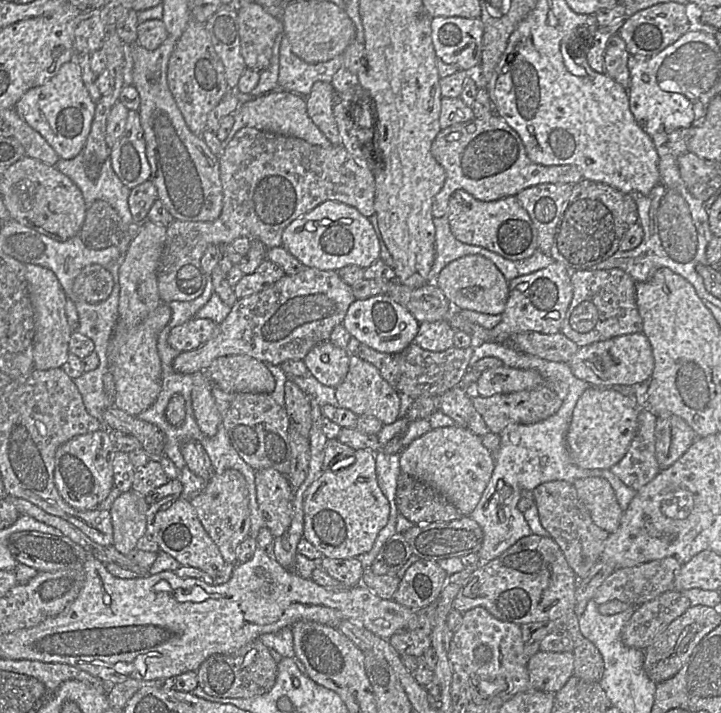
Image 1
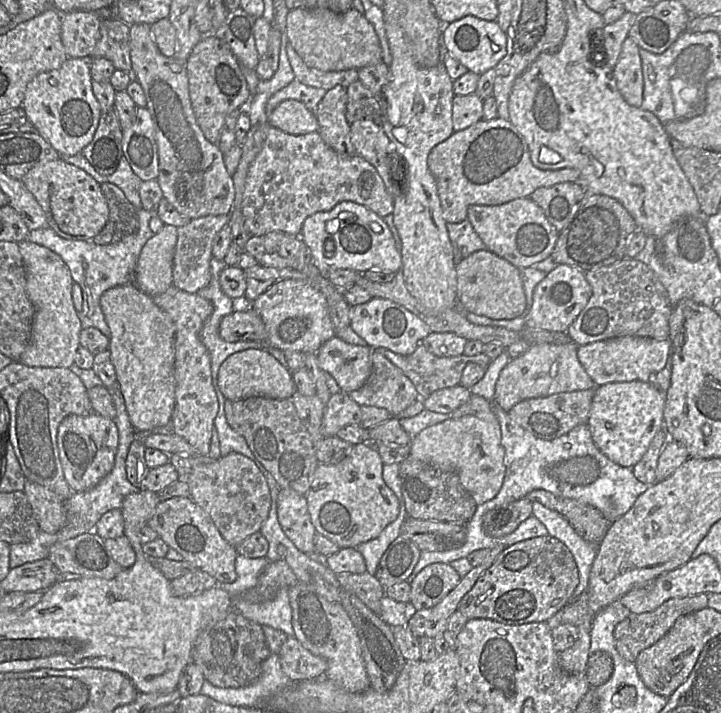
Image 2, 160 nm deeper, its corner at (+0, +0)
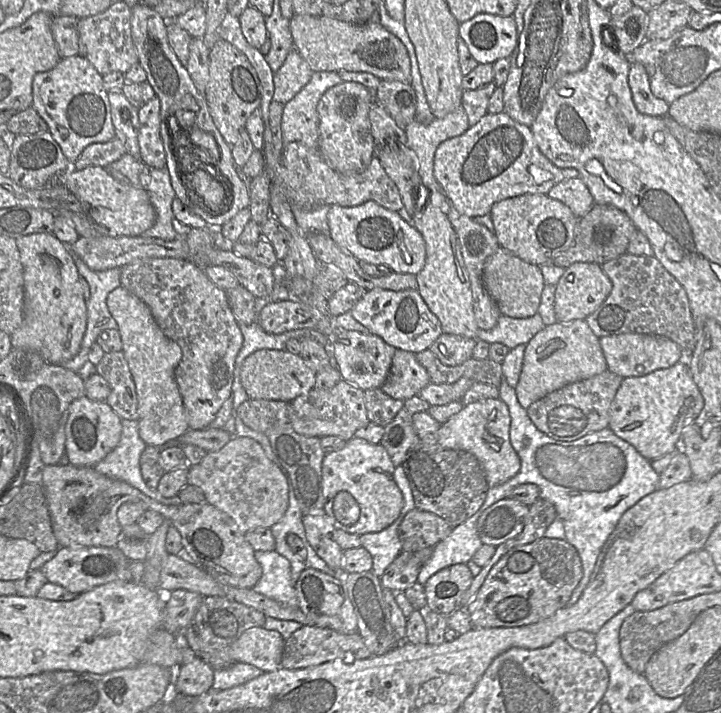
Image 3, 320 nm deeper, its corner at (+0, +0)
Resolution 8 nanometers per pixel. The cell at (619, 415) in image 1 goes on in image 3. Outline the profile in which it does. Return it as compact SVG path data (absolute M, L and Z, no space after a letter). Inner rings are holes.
M679 361L669 368L624 378L611 403L608 428L652 461L679 446L683 429L699 415L703 405L687 362Z

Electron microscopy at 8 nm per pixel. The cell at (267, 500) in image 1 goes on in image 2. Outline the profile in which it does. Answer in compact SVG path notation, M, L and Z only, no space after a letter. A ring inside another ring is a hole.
M280 488L277 498L277 518L286 536L302 552L312 555L316 529L311 521L304 495L290 488Z

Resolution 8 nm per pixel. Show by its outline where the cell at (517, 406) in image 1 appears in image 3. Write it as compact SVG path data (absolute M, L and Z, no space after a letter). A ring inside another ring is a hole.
M605 370L591 378L571 383L547 394L527 409L527 414L539 431L560 441L573 441L586 434L608 428L610 407L623 377Z

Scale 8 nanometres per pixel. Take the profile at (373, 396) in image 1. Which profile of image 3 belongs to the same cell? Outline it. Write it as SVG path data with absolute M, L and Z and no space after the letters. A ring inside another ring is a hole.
M397 349L388 376L380 388L390 397L405 401L418 395L429 383L429 375L417 361L415 353Z

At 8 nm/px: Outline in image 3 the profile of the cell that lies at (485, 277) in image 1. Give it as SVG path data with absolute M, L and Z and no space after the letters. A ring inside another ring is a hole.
M498 247L484 265L482 281L502 315L511 318L528 318L538 313L545 286L540 266L528 263L509 250Z

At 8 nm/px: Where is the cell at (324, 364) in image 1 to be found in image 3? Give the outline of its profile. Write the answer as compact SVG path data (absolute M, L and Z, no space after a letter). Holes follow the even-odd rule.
M339 331L330 338L330 354L336 360L342 380L348 381L362 390L380 388L385 382L394 353L397 348L387 344L381 337L357 331Z

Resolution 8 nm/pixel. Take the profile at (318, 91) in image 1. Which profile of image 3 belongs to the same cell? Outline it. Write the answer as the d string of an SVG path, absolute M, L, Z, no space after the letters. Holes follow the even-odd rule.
M347 81L326 90L318 101L318 150L324 161L336 172L347 176L360 174L375 156L375 141L368 117L374 101L374 91L360 83Z

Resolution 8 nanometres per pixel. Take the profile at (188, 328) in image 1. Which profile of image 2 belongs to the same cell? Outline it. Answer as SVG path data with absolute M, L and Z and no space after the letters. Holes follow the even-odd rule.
M254 309L233 312L220 322L219 335L226 342L265 341L265 324Z

